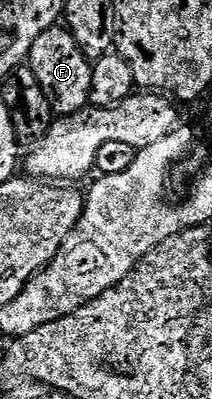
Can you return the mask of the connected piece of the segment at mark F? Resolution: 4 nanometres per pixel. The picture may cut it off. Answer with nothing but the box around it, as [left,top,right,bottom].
[28,24,92,116]

